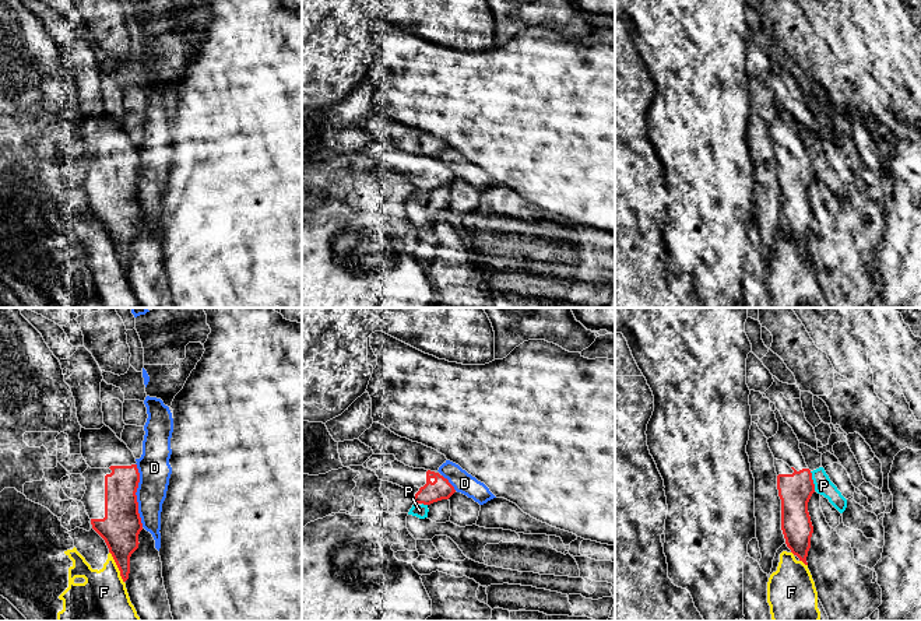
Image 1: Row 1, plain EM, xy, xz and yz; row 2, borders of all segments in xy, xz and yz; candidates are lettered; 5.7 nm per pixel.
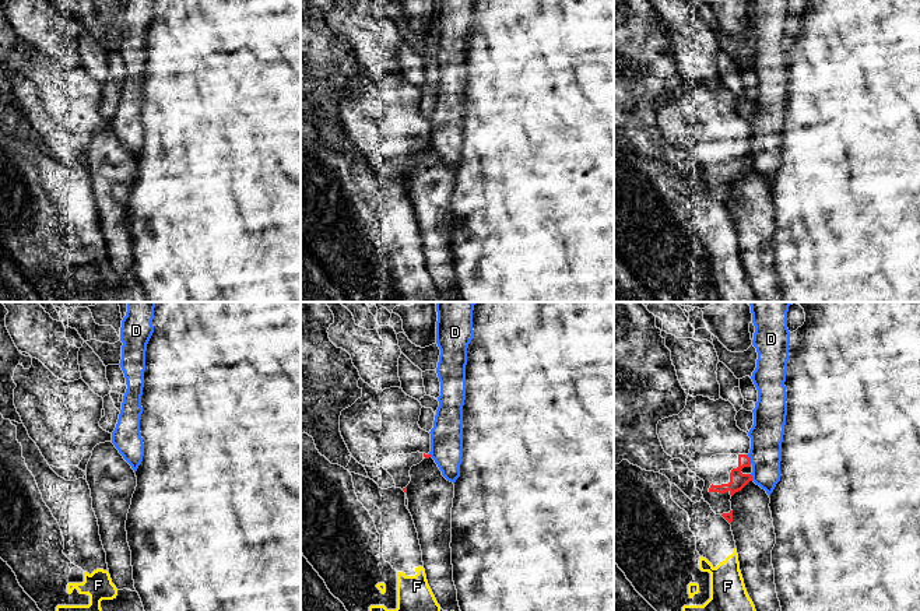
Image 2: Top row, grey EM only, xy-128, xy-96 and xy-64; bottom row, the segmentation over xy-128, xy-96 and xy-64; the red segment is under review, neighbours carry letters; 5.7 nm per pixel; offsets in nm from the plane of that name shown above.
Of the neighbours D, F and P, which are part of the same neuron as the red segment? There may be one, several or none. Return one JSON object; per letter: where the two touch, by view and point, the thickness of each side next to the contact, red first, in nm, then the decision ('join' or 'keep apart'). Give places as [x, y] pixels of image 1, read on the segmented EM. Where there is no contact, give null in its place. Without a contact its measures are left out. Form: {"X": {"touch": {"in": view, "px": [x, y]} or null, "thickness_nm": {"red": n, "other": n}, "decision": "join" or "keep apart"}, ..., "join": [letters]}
{"D": {"touch": {"in": "xy", "px": [136, 495]}, "thickness_nm": {"red": 220, "other": 180}, "decision": "keep apart"}, "F": {"touch": {"in": "xy", "px": [118, 567]}, "thickness_nm": {"red": 220, "other": 340}, "decision": "keep apart"}, "P": {"touch": {"in": "yz", "px": [812, 481]}, "thickness_nm": {"red": 190, "other": 100}, "decision": "keep apart"}, "join": []}

